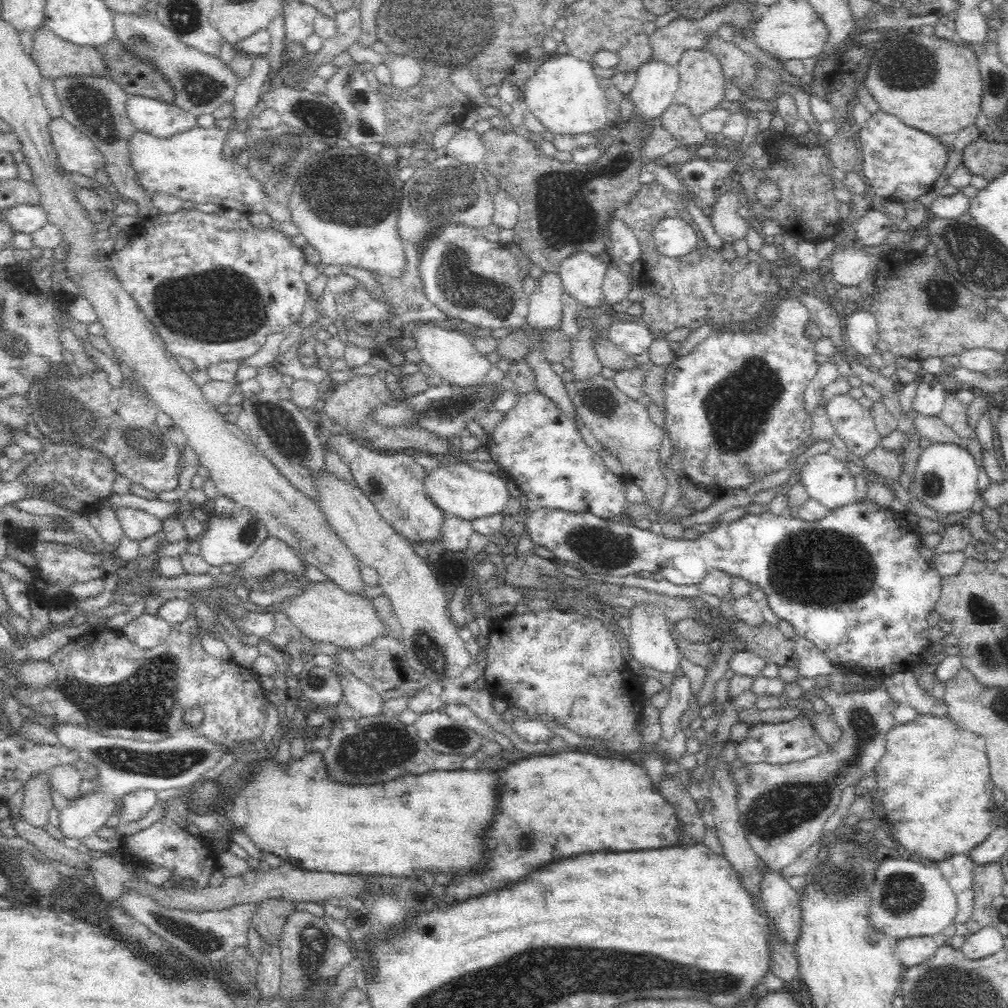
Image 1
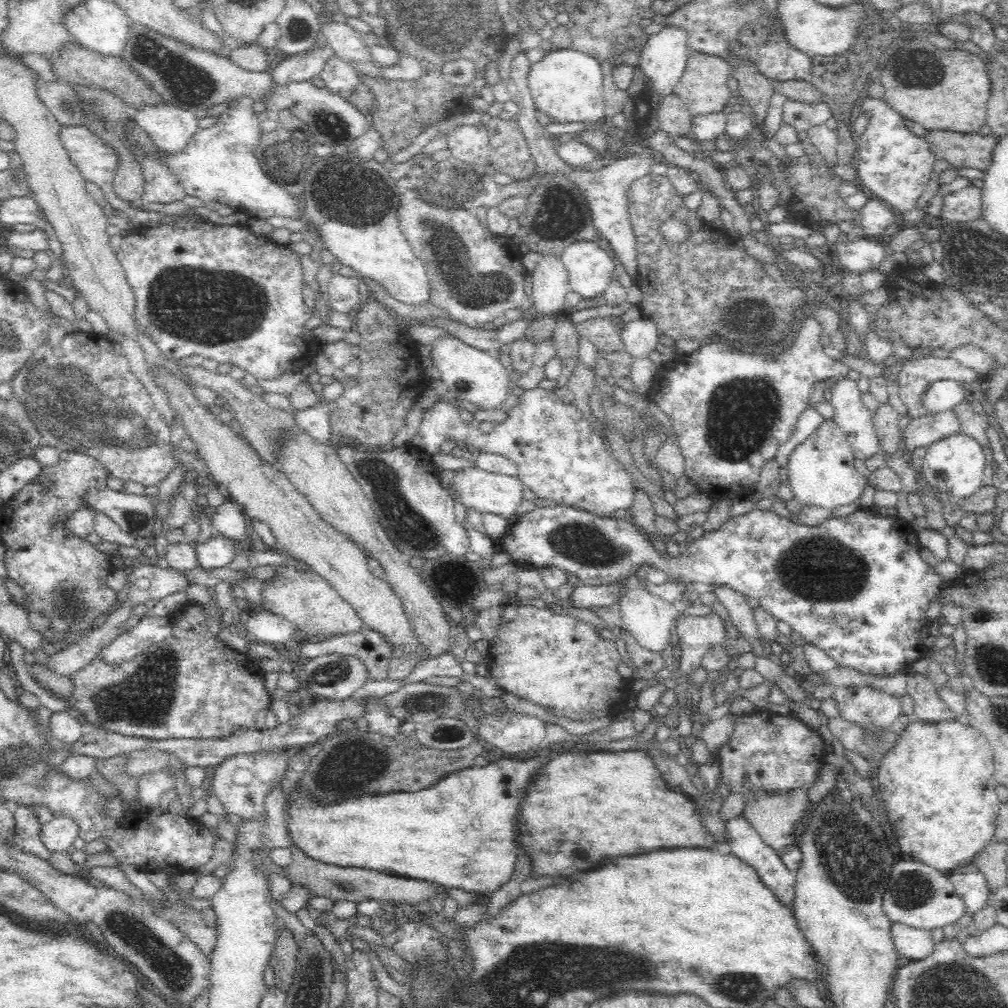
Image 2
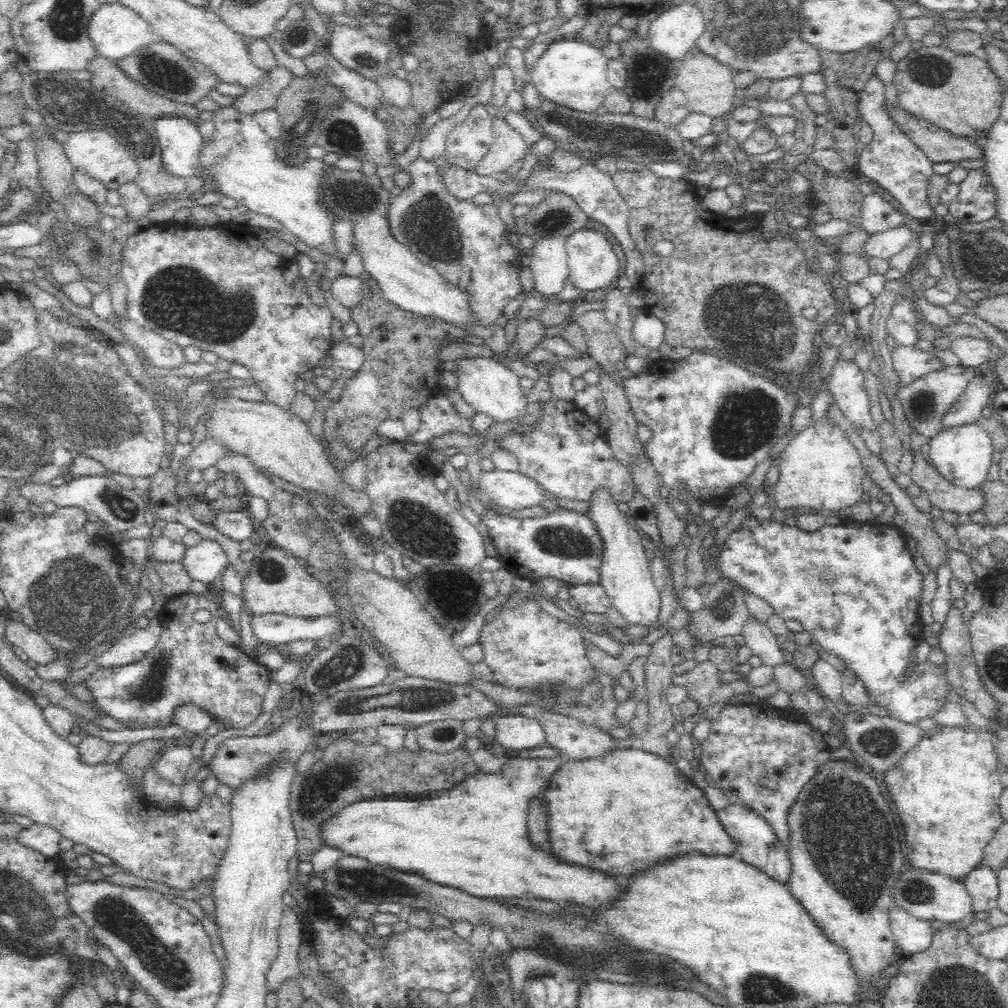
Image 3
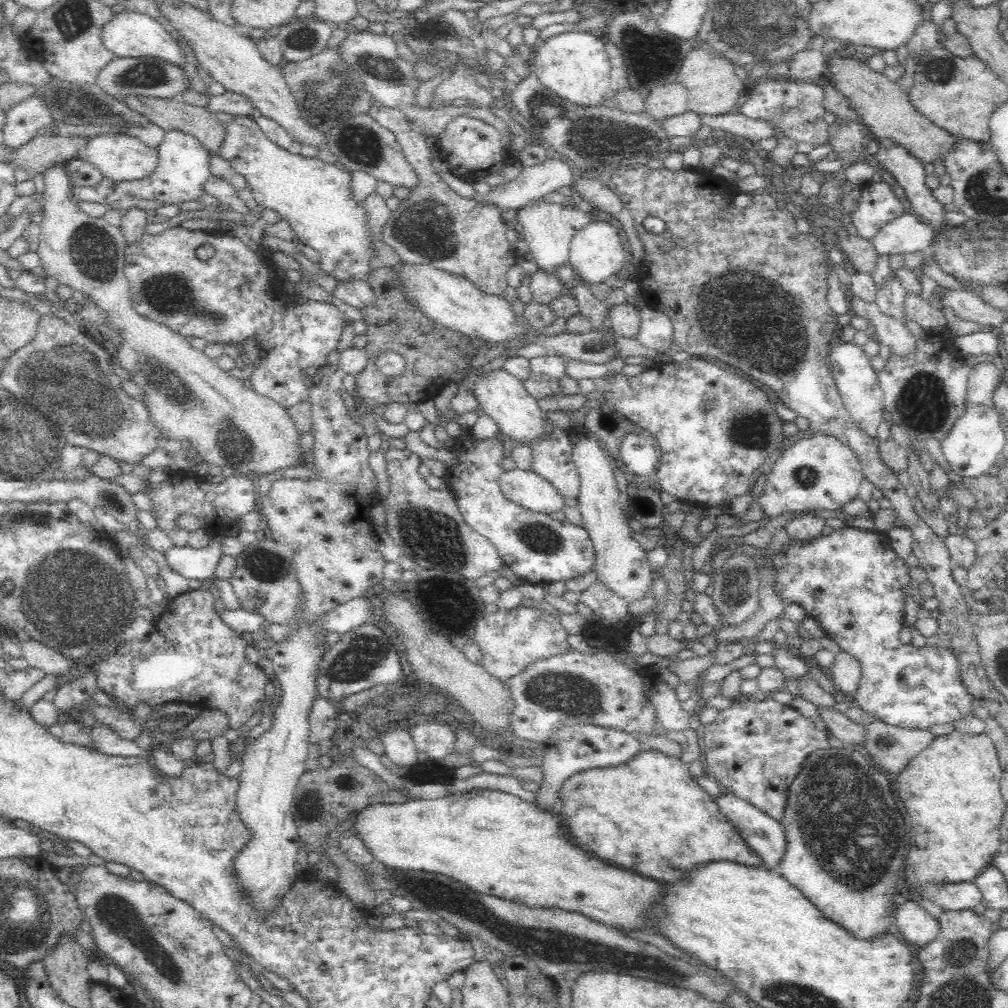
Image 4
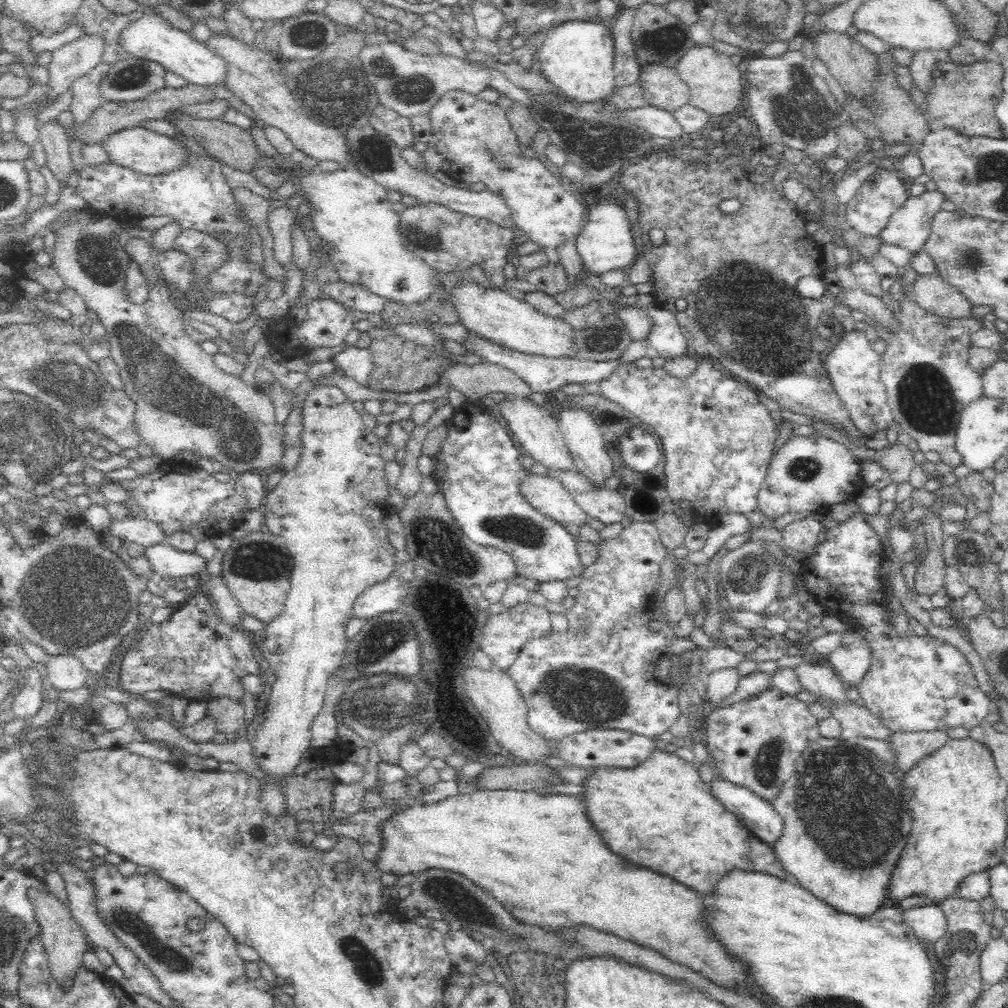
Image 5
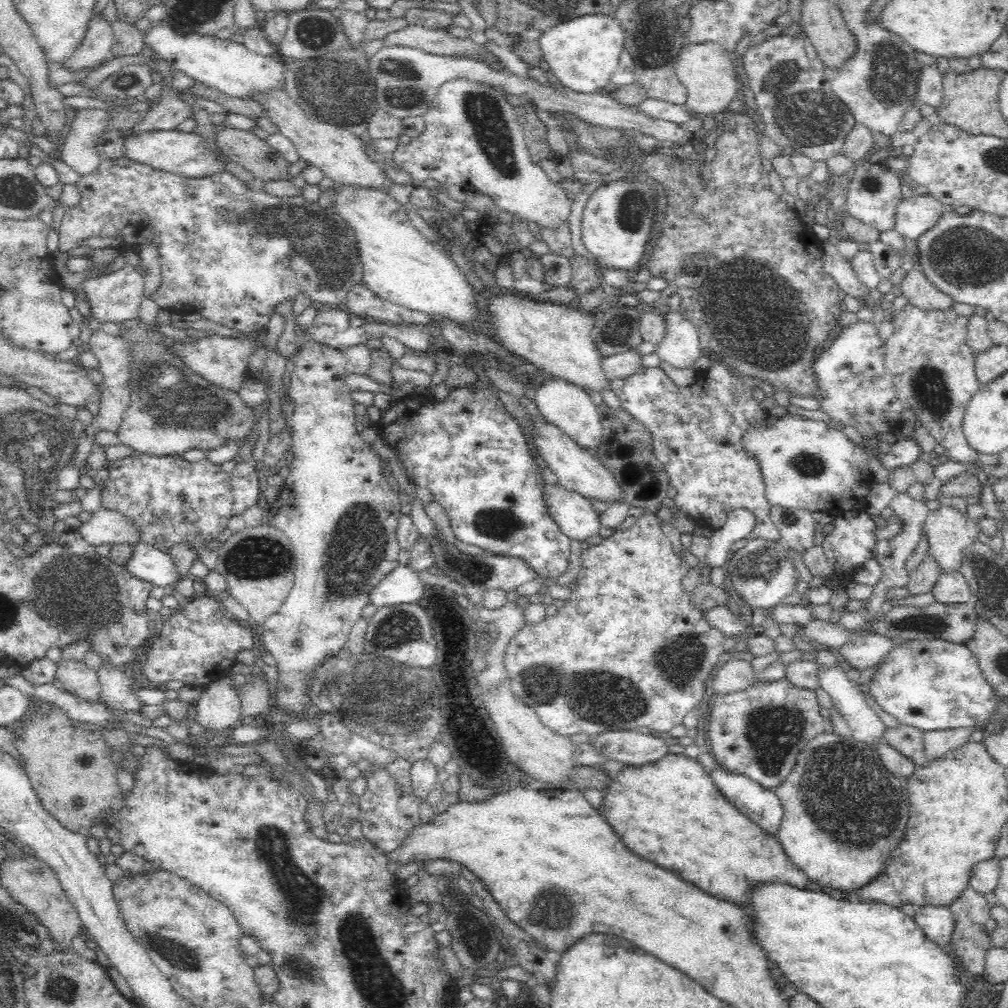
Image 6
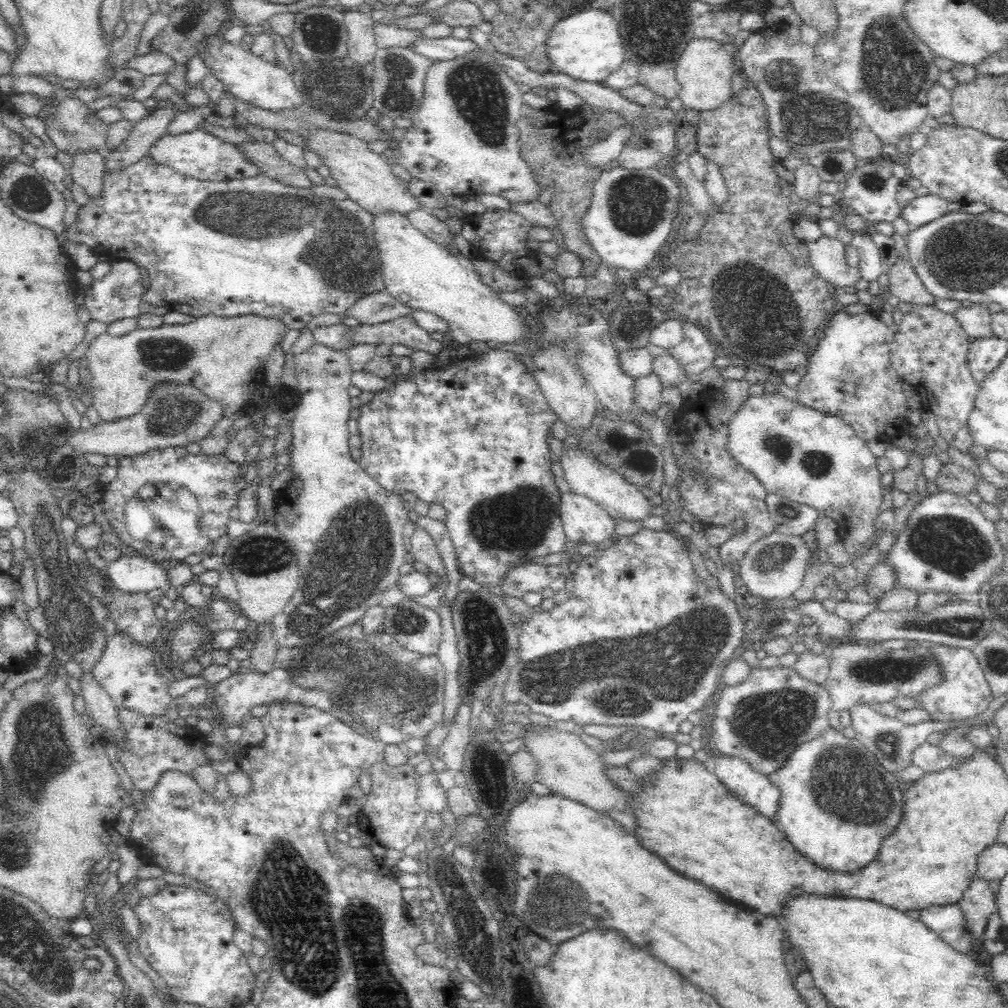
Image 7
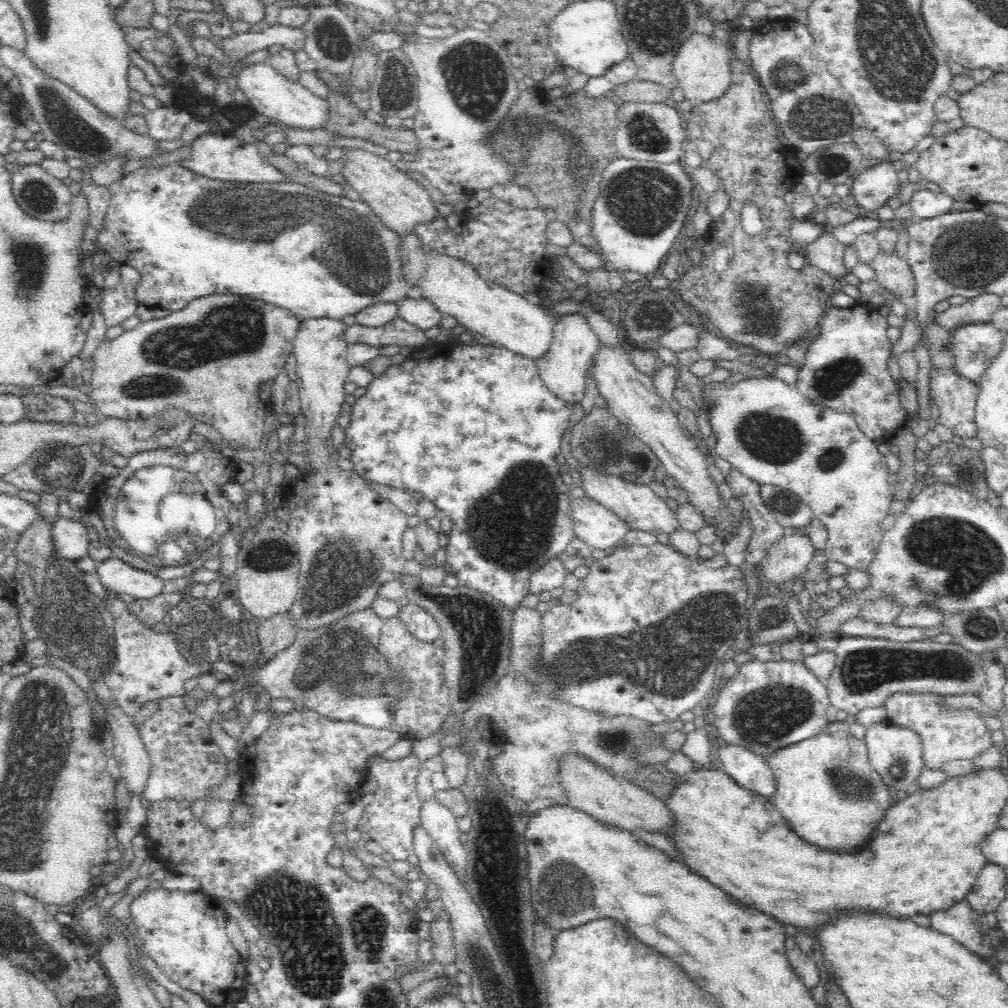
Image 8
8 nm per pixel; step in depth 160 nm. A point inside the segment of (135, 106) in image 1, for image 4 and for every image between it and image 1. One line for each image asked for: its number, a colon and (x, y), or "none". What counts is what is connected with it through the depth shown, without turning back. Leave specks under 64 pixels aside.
2: (169, 127)
3: (179, 138)
4: (182, 166)

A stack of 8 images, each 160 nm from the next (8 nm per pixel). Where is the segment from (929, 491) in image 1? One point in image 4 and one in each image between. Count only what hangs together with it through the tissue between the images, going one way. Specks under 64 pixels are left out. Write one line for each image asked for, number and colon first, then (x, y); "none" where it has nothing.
2: (954, 465)
3: (961, 455)
4: (971, 446)

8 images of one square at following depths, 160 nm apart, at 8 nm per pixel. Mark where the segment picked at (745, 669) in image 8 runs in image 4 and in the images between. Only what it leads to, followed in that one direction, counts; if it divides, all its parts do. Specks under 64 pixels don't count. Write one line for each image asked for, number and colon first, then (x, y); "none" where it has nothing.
4: (755, 749)
5: (755, 743)
6: (759, 732)
7: (761, 721)

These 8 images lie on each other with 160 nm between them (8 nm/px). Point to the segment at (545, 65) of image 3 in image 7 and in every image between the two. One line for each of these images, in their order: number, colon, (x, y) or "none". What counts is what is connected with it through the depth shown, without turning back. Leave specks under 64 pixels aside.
4: (574, 65)
5: (577, 57)
6: (583, 52)
7: (587, 46)

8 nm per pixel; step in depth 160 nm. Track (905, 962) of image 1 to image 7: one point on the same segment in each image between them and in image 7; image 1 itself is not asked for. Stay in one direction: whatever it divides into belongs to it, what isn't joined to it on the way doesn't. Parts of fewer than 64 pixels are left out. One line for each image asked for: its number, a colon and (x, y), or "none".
2: (912, 944)
3: (913, 936)
4: (916, 926)
5: (928, 922)
6: (937, 922)
7: (947, 922)

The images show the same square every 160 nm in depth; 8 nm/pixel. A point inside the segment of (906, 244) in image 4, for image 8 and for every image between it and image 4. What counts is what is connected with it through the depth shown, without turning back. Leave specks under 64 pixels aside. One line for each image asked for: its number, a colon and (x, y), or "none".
5: (909, 227)
6: (915, 215)
7: (922, 210)
8: (924, 204)

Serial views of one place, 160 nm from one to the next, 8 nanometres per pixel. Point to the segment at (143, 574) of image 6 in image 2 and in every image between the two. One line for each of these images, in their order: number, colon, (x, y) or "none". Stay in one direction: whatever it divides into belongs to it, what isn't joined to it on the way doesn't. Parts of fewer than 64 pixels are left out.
2: (218, 551)
3: (204, 561)
4: (199, 563)
5: (169, 563)

